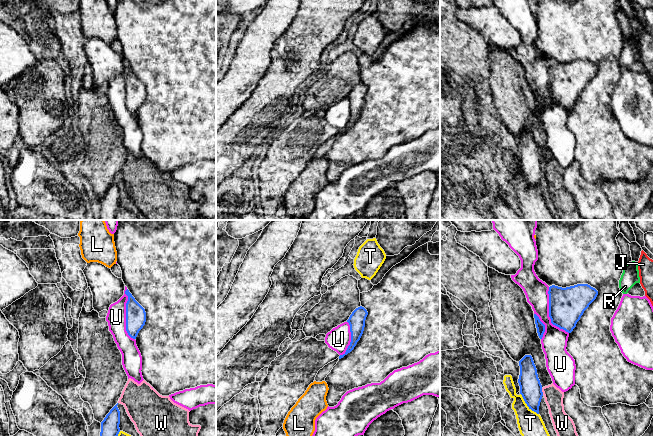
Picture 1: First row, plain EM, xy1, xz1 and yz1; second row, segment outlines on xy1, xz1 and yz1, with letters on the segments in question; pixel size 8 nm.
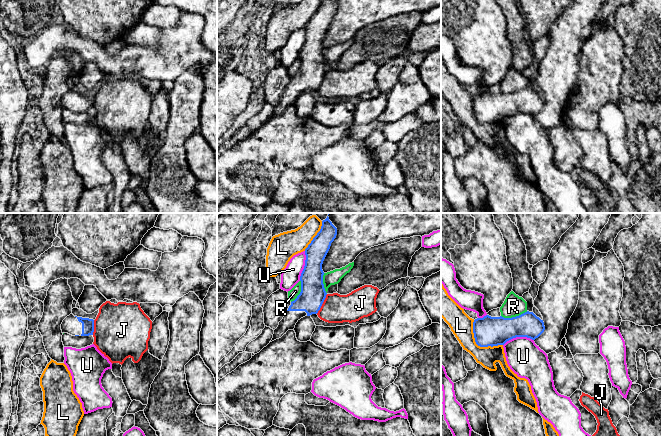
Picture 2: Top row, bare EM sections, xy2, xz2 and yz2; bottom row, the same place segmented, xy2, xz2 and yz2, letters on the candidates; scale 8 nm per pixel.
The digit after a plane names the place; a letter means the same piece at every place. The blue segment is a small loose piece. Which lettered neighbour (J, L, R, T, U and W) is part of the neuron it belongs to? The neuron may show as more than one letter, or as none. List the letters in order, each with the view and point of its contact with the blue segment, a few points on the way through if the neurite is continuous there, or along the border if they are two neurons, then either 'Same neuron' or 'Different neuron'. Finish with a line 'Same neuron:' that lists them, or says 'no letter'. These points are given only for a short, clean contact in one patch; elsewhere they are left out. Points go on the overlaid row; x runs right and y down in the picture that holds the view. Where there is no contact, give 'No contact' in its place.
J: Touches blue at xz2 (322, 303). Boundary: xz2 (327, 294), (316, 313). Different neuron
L: Touches blue at yz2 (478, 345). Different neuron
R: Touches blue at yz2 (514, 317). Boundary: yz2 (527, 311), (511, 317), (501, 316). Different neuron
T: Touches blue at yz1 (527, 405). Different neuron
U: Touches blue at yz1 (549, 313). Different neuron
W: Touches blue at yz1 (541, 391). Different neuron
Same neuron: no letter

